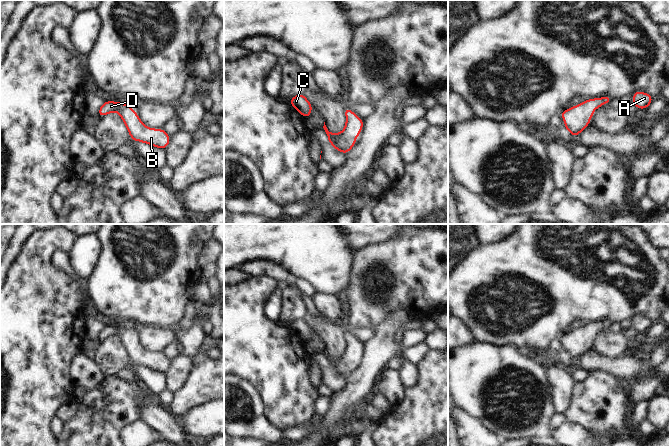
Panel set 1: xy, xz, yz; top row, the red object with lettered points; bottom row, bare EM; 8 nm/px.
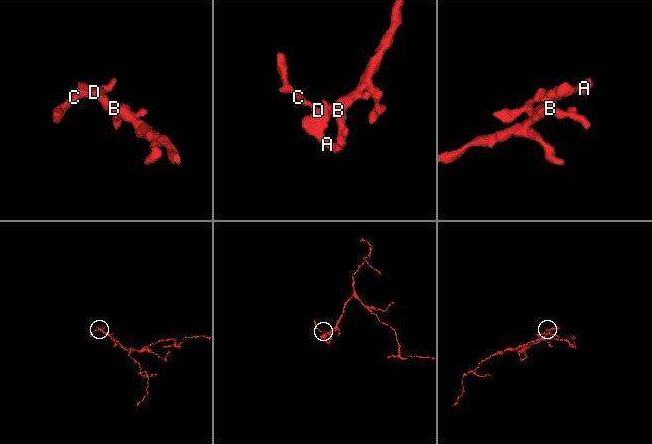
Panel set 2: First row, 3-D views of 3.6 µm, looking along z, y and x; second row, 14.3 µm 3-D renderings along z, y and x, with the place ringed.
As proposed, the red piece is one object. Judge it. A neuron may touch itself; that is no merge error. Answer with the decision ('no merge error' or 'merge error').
no merge error

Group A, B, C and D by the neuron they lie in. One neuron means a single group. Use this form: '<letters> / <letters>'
A B C D

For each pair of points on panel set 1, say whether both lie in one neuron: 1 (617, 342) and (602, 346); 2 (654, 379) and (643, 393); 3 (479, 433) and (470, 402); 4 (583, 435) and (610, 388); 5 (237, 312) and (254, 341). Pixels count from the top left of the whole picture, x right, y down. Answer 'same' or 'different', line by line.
1: same
2: same
3: different
4: different
5: same

